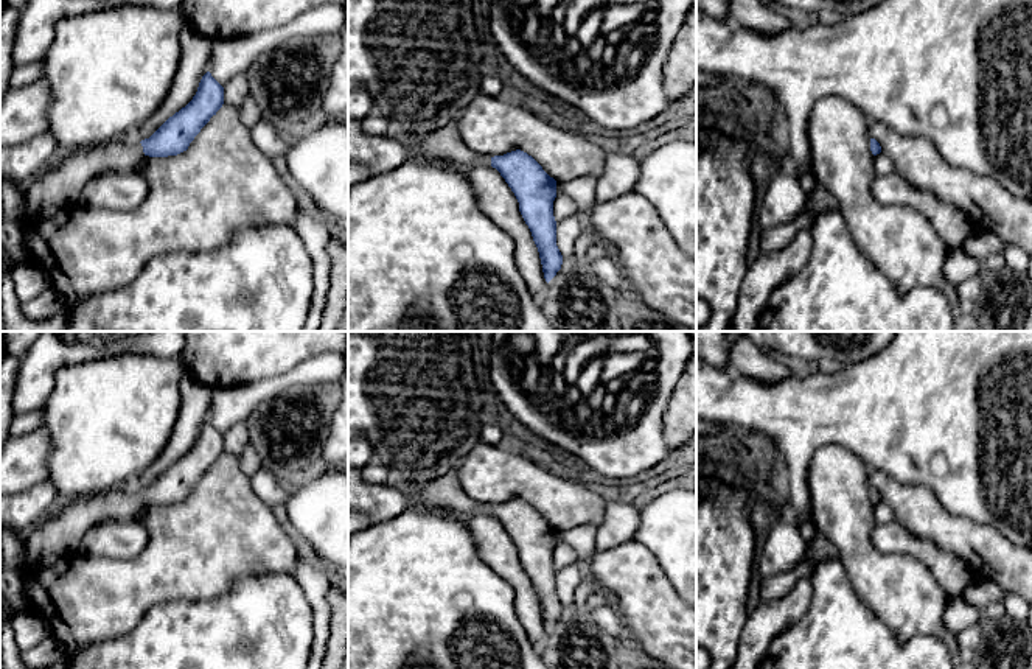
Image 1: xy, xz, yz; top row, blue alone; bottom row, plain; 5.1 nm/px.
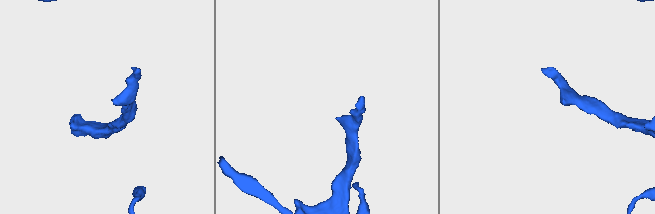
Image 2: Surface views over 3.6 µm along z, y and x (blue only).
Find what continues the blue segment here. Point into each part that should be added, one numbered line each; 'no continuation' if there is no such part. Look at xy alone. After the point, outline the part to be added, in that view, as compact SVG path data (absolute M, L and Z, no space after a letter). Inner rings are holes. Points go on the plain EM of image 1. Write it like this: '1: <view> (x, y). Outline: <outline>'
1: xy (59, 534). Outline: M129 487L61 503L30 529L25 568L51 566L61 557L78 554L84 534L103 521L129 521L145 506L140 490Z

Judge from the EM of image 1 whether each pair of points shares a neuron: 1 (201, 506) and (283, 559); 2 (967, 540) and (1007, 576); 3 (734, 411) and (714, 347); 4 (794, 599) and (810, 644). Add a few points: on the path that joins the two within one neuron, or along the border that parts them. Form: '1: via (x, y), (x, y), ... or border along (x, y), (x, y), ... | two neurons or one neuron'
1: via (221, 526), (263, 546) | one neuron
2: via (976, 545), (998, 567) | one neuron
3: border along (712, 364), (728, 367) | two neurons
4: border along (808, 607), (773, 640) | two neurons

